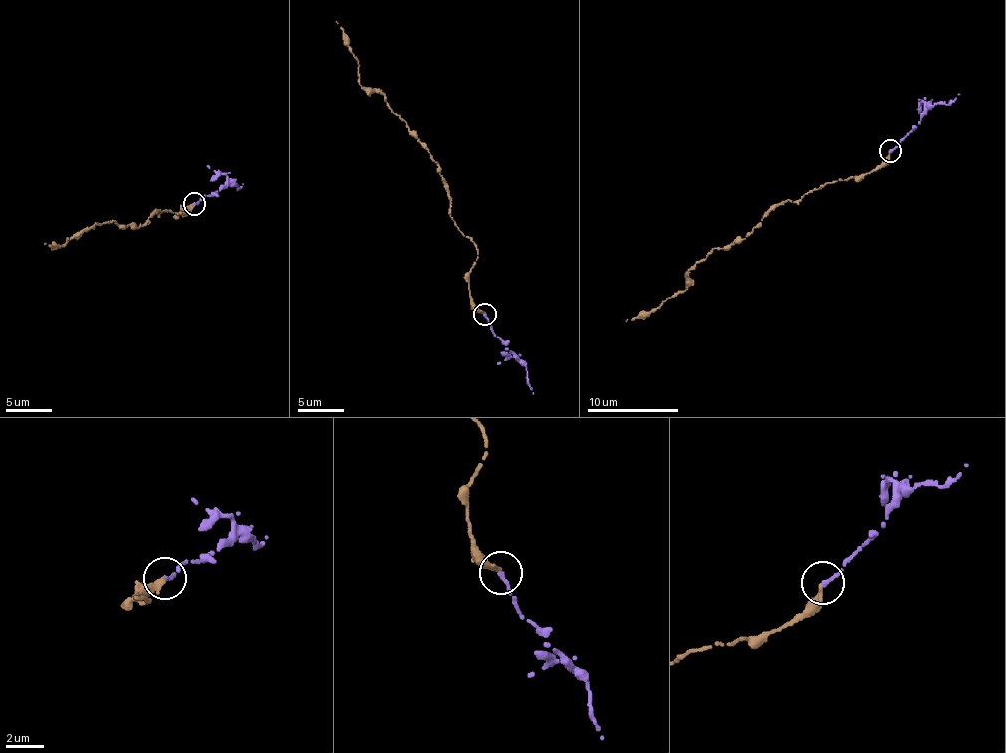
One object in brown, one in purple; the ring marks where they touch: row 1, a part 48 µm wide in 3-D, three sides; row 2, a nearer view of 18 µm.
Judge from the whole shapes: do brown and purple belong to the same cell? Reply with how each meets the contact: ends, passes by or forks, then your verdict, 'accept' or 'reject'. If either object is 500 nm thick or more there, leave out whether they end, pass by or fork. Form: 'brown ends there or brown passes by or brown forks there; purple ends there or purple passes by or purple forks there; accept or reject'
brown ends there; purple ends there; accept

